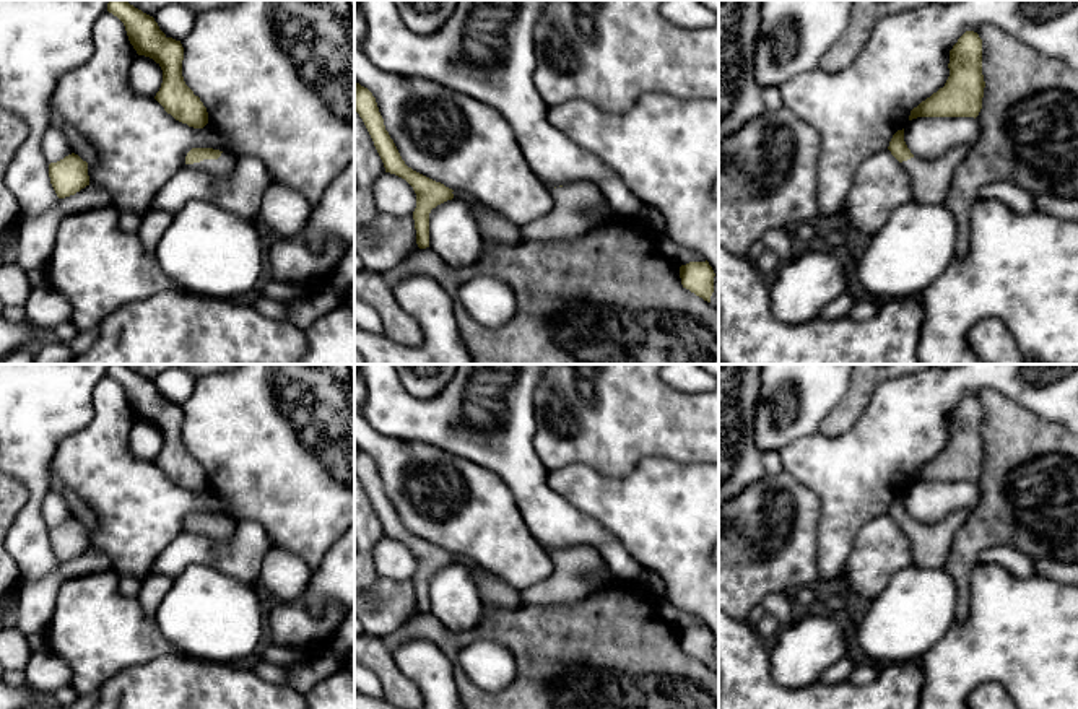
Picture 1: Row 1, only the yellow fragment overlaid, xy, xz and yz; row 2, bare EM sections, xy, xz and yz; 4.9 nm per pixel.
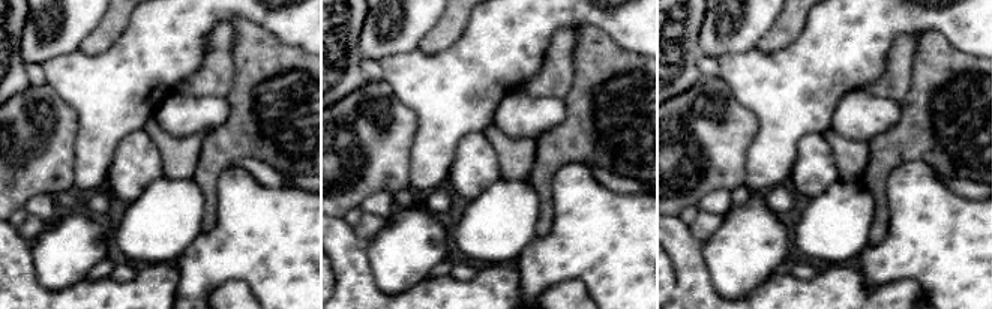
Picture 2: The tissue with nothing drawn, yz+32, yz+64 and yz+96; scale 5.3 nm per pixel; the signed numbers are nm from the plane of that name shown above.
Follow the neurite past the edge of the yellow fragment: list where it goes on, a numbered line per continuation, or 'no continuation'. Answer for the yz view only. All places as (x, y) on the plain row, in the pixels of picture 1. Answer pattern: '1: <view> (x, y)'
1: yz (930, 543)

